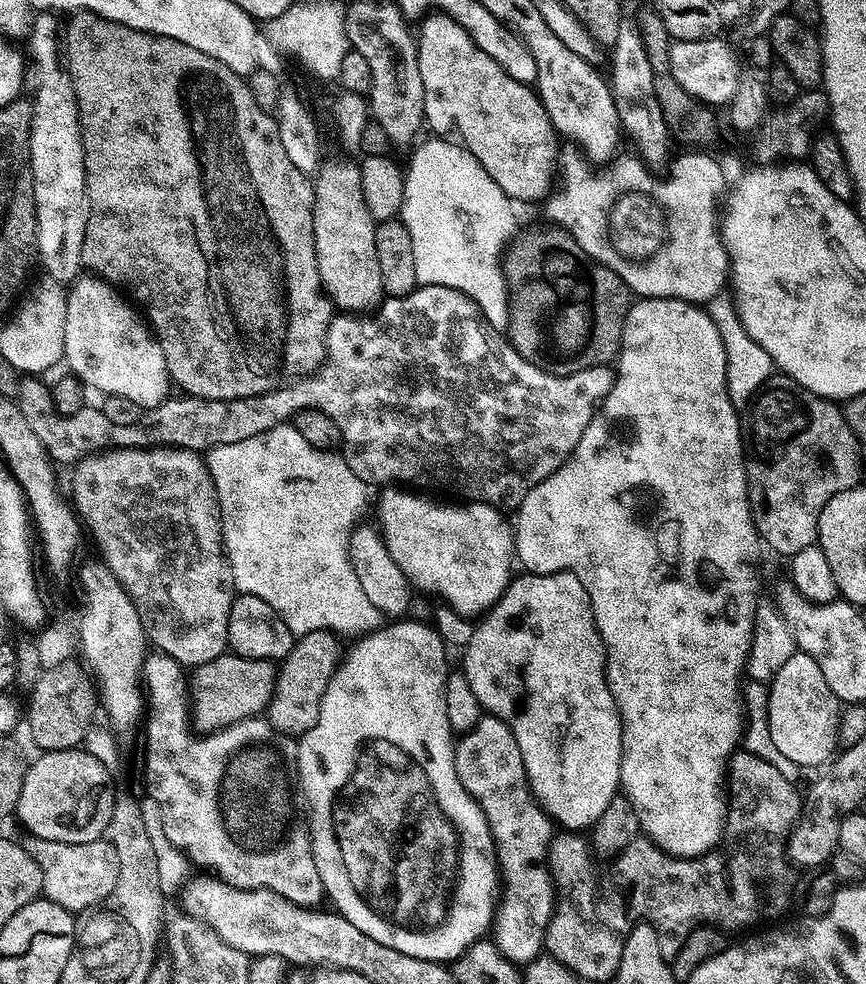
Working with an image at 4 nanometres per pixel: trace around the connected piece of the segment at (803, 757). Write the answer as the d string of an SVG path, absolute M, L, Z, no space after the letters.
M797 650L782 668L780 678L786 690L771 689L768 702L772 739L780 752L801 768L823 767L837 751L842 702L827 685L817 660L808 652Z

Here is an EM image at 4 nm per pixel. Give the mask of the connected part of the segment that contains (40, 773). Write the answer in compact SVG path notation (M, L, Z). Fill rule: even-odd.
M84 748L44 752L40 756L25 769L17 818L31 835L46 841L85 844L101 839L107 833L118 795L111 769Z

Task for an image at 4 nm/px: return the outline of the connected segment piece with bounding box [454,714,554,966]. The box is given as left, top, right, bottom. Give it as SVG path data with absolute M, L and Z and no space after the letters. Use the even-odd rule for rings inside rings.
M481 715L471 731L463 733L455 741L454 747L454 766L458 770L458 782L462 782L465 790L476 799L482 814L486 814L486 822L490 826L490 834L496 847L498 880L502 887L498 892L490 936L496 949L510 963L526 966L535 956L541 955L546 926L550 922L554 907L554 885L552 874L548 870L548 847L554 835L554 821L540 807L539 800L532 795L526 766L522 762L522 750L518 750L518 738L514 738L506 722L502 722L496 716Z

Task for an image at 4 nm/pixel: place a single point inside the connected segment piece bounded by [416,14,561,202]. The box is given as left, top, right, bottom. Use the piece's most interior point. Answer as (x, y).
(501, 121)

